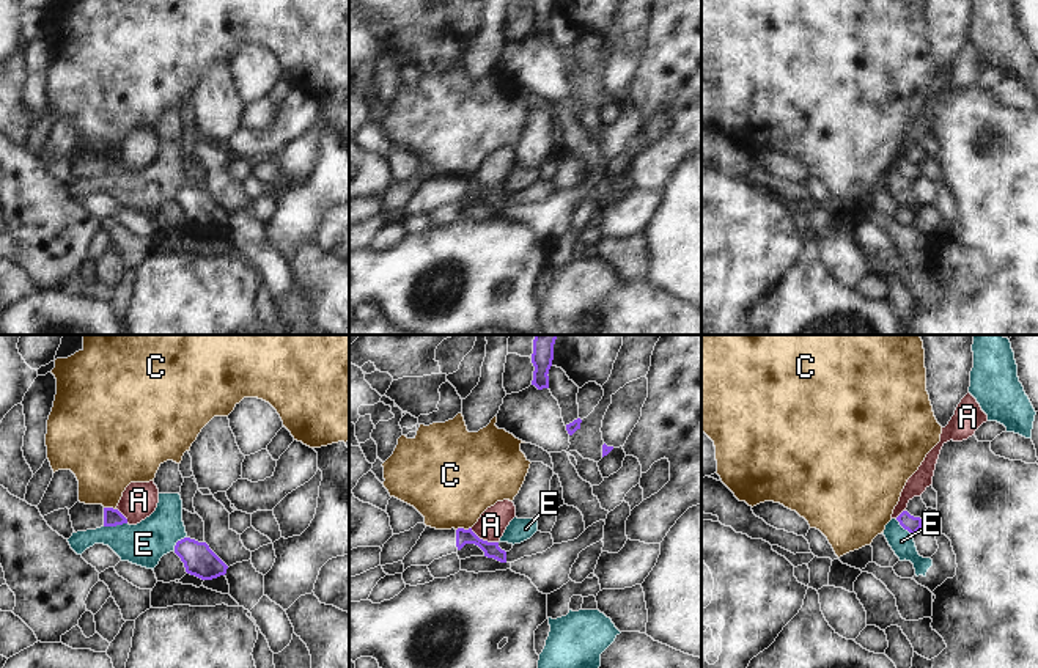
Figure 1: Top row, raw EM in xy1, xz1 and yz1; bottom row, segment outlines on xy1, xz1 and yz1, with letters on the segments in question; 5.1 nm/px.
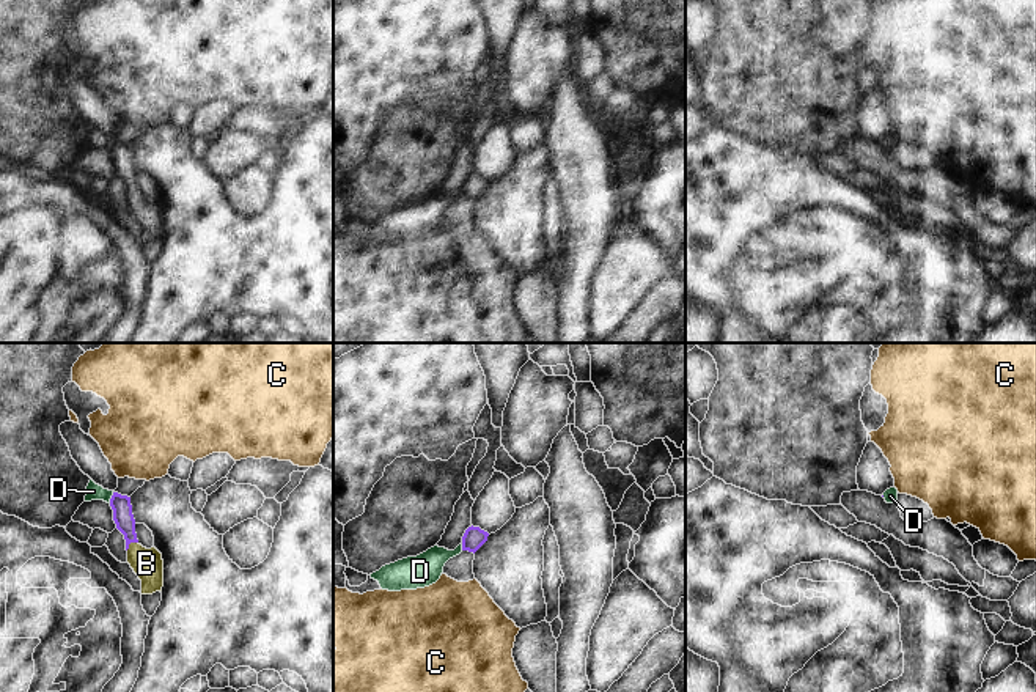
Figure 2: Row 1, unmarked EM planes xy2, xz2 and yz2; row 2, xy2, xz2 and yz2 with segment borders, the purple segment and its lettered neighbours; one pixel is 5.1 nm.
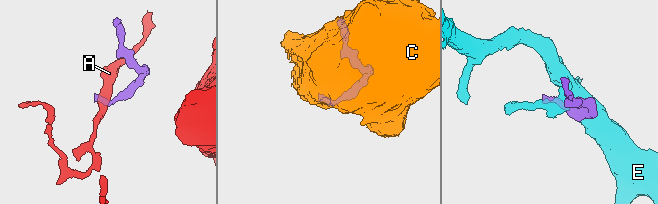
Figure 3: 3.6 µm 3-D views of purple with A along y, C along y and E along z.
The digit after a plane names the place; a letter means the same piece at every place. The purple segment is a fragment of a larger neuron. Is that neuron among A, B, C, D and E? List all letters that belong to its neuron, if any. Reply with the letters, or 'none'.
B, D.

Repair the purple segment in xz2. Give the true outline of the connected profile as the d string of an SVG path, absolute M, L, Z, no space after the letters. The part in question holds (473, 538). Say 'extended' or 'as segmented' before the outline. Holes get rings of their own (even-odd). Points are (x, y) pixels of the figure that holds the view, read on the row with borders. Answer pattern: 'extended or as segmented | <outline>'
extended | M472 525L465 530L462 543L454 550L434 546L417 557L385 565L369 576L379 582L382 590L388 591L424 588L440 579L443 566L450 558L462 550L475 554L487 541L487 536L487 532Z

